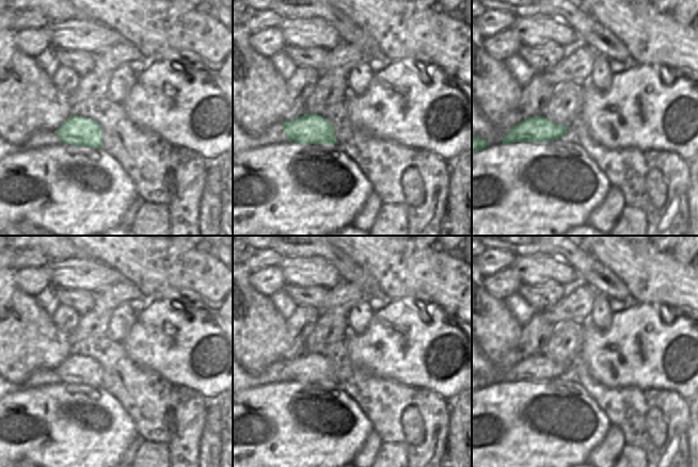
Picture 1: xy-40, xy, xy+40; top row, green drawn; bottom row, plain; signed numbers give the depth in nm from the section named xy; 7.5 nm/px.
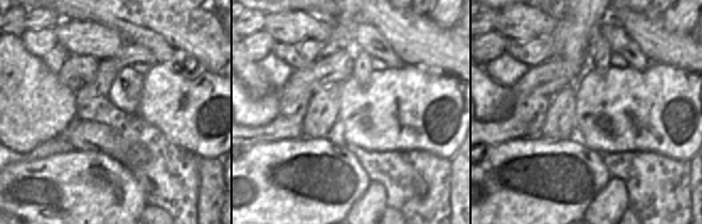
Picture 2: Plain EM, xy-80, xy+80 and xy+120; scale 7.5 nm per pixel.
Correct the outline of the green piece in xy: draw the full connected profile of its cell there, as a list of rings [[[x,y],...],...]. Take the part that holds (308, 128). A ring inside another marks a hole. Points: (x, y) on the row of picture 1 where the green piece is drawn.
[[[303,114],[283,123],[289,142],[297,144],[336,144],[332,124],[318,114]]]

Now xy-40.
[[[72,114],[54,132],[61,144],[101,148],[104,132],[99,125],[90,118]]]

